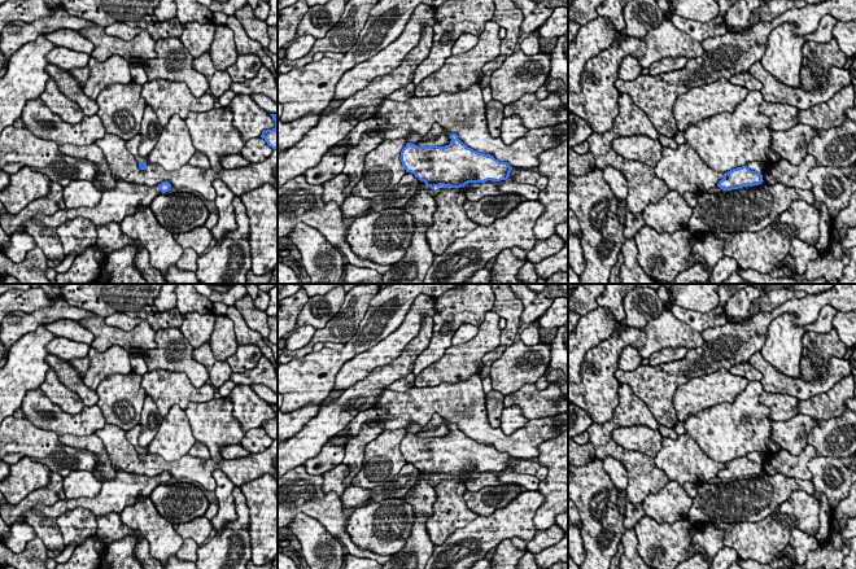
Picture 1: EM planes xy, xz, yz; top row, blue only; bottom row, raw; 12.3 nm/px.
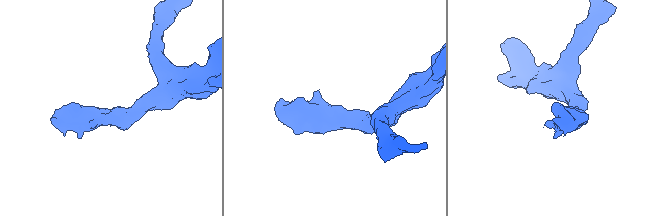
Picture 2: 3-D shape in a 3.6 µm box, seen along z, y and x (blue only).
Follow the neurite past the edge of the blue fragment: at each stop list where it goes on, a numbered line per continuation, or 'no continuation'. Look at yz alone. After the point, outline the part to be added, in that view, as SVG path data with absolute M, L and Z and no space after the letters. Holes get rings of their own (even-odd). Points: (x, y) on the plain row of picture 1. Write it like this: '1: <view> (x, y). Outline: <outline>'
no continuation

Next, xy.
1: xy (125, 490). Outline: M119 470L114 480L102 482L95 498L65 498L52 505L36 504L25 513L25 522L34 529L48 550L62 551L65 547L57 526L58 516L78 507L89 509L96 517L122 513L126 507L134 505L140 498L149 498L161 483L158 476L149 477Z

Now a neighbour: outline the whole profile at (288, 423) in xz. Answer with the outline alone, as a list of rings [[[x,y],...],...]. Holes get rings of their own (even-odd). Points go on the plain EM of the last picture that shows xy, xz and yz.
[[[323,402],[309,403],[293,412],[278,411],[278,443],[298,433],[319,412],[322,404]]]

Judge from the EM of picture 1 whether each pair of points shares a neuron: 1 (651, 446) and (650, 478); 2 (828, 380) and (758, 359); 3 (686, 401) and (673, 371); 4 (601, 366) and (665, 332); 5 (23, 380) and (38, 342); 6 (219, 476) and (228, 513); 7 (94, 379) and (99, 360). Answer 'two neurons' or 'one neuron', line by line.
1: two neurons
2: one neuron
3: two neurons
4: one neuron
5: one neuron
6: one neuron
7: one neuron

